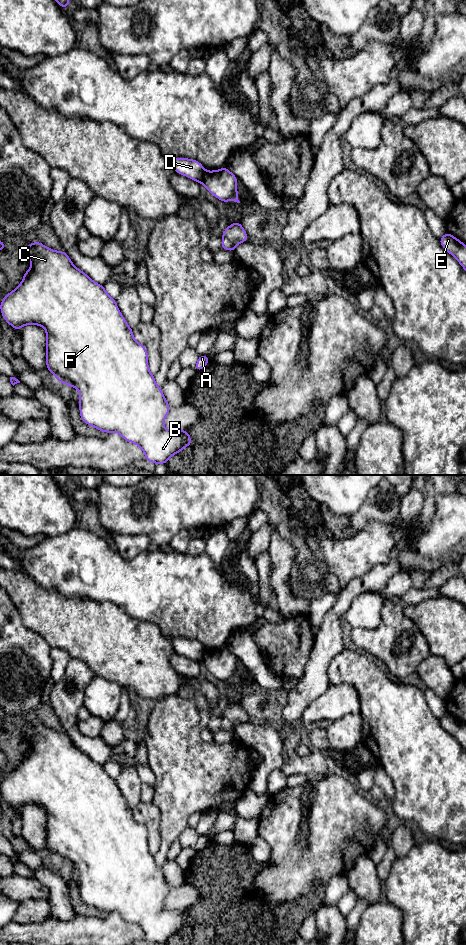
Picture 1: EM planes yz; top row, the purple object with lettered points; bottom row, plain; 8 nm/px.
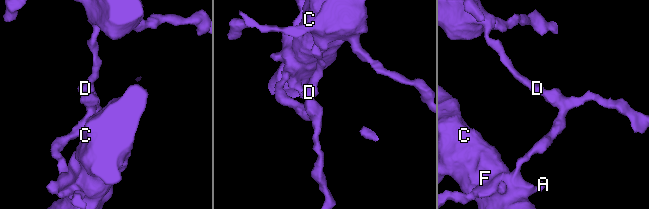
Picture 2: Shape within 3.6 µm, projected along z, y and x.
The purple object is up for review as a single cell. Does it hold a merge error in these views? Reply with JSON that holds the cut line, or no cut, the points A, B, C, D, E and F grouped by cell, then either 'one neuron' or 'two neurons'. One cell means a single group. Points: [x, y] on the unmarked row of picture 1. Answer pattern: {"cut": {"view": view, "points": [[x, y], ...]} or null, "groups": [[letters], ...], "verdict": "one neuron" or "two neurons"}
{"cut": {"view": "yz", "points": [[206, 651], [201, 662]]}, "groups": [["A", "E"], ["B", "C", "D", "F"]], "verdict": "two neurons"}

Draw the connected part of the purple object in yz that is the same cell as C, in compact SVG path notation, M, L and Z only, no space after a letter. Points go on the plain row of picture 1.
M37 720L32 724L26 725L25 739L32 742L31 747L25 751L24 757L17 768L8 773L0 783L0 791L5 801L16 811L24 805L39 805L46 811L46 848L56 857L58 862L64 863L69 867L75 867L79 871L79 891L82 901L97 910L106 913L118 912L121 917L139 926L144 932L148 942L156 944L167 944L168 940L175 934L180 933L185 927L191 926L192 918L188 910L167 910L164 908L164 900L171 890L160 868L148 847L148 832L144 825L138 823L133 815L132 808L121 794L116 780L113 779L105 770L104 765L93 761L87 754L78 749L71 741L65 731L55 731Z

